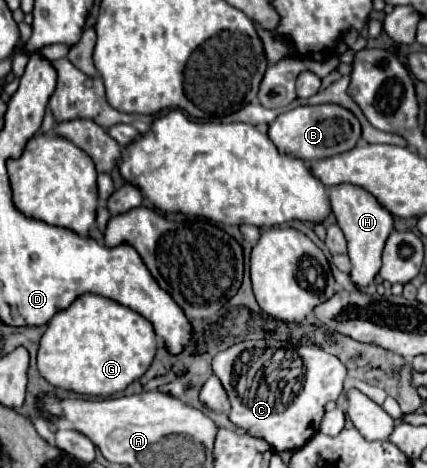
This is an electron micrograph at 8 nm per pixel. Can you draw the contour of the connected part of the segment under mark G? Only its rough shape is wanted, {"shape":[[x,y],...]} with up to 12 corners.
{"shape":[[85,293],[47,323],[37,369],[109,397],[149,369],[143,315]]}

